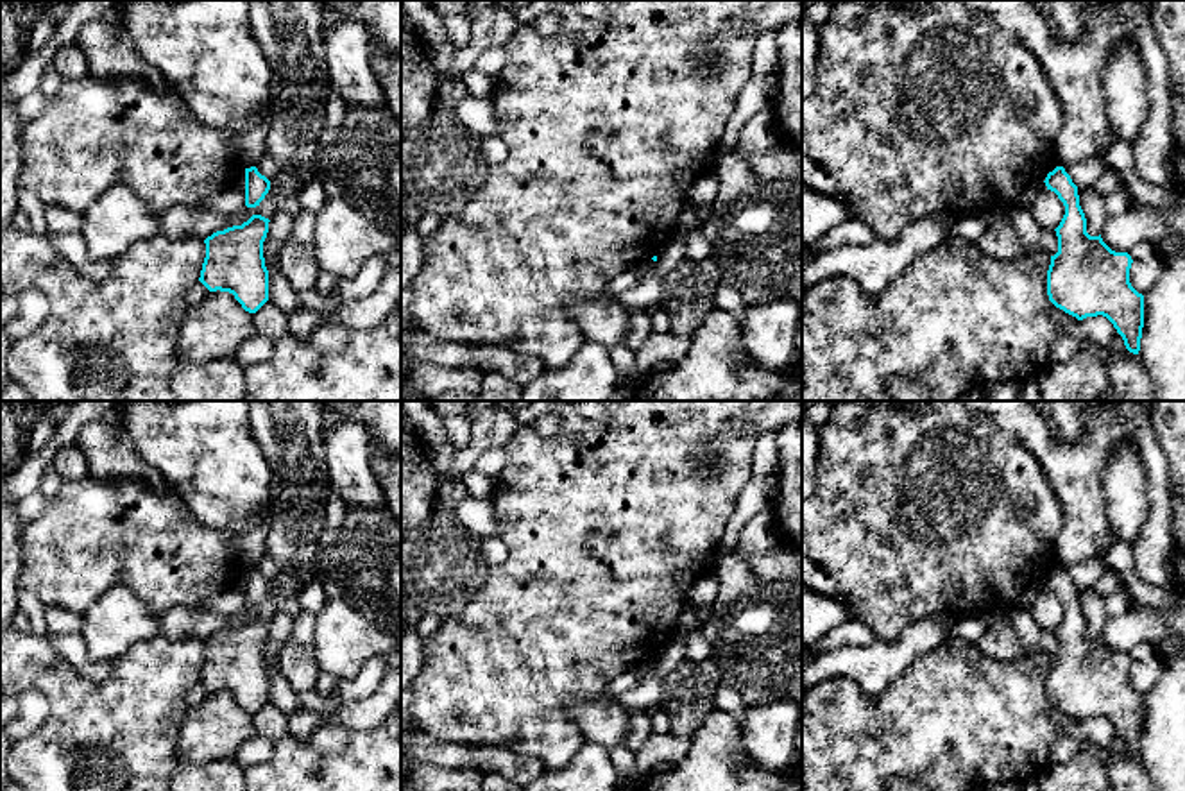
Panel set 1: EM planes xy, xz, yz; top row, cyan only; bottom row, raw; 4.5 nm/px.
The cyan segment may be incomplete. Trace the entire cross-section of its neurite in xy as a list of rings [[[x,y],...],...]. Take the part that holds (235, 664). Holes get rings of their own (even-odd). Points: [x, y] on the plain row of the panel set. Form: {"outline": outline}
{"outline": [[[252,616],[242,626],[217,632],[204,641],[206,659],[199,682],[209,693],[229,693],[249,714],[256,714],[269,702],[269,671],[263,642],[269,619]]]}

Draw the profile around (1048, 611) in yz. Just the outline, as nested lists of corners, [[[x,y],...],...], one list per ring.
[[[1044,591],[1029,605],[1035,623],[1042,630],[1056,630],[1065,616],[1065,607],[1051,591]]]

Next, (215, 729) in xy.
[[[209,693],[208,698],[190,707],[177,734],[177,759],[186,764],[211,764],[218,759],[236,759],[243,743],[256,736],[252,714],[245,712],[242,705],[229,693]]]

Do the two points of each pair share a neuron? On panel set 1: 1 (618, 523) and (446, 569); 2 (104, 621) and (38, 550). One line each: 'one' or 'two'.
1: two
2: two

